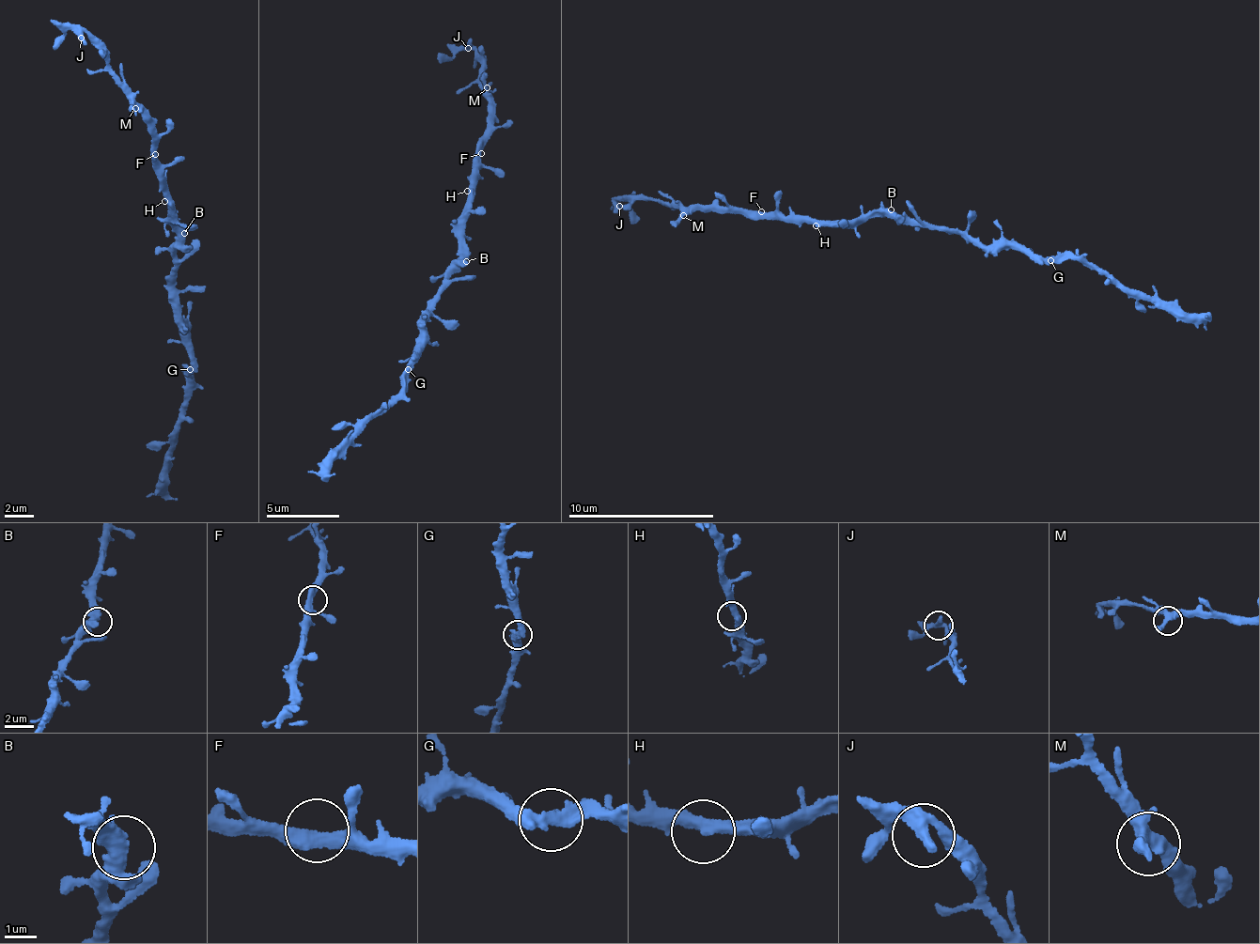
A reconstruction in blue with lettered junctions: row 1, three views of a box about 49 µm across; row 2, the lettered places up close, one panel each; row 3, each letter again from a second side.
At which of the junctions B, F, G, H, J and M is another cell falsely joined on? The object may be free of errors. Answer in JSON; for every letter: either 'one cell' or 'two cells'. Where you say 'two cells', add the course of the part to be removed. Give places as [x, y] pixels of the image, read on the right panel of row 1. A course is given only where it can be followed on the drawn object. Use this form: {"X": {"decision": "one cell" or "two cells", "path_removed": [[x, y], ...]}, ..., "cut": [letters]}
{"B": {"decision": "one cell"}, "F": {"decision": "one cell"}, "G": {"decision": "one cell"}, "H": {"decision": "one cell"}, "J": {"decision": "one cell"}, "M": {"decision": "one cell"}, "cut": []}

